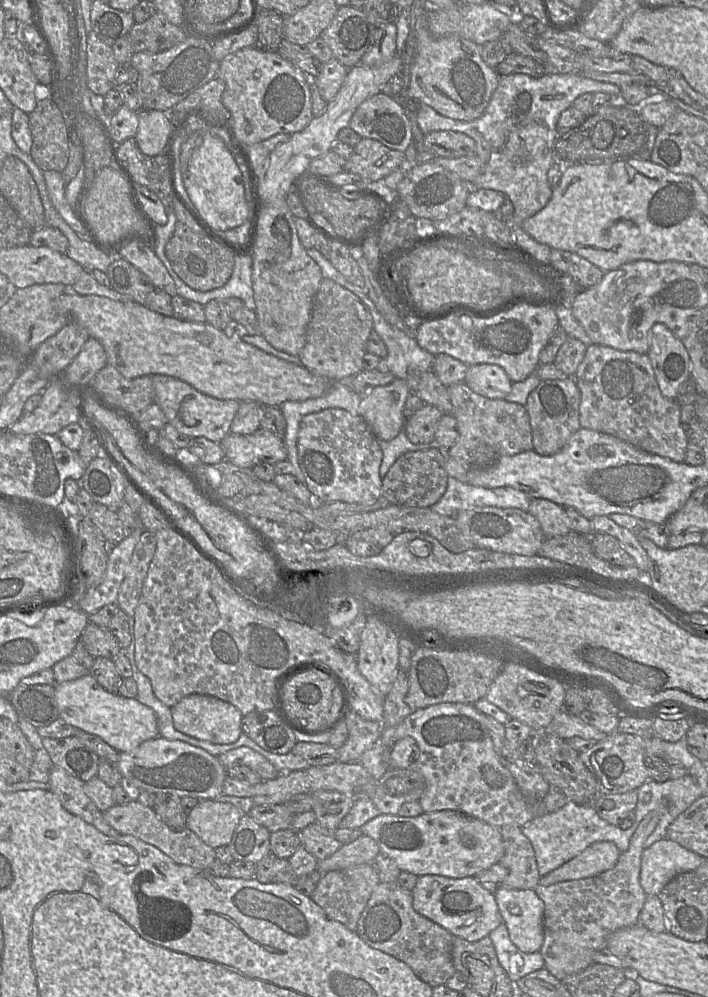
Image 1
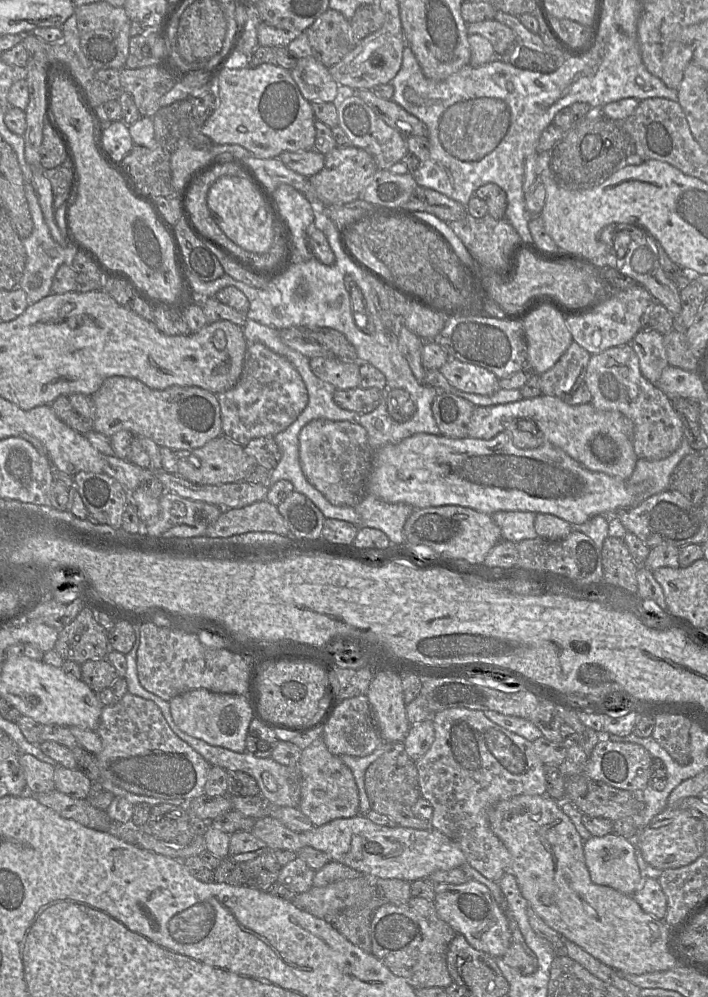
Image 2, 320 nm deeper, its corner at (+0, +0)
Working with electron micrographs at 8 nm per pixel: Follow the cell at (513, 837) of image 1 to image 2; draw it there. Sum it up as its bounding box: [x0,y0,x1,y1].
[503,912,538,975]

